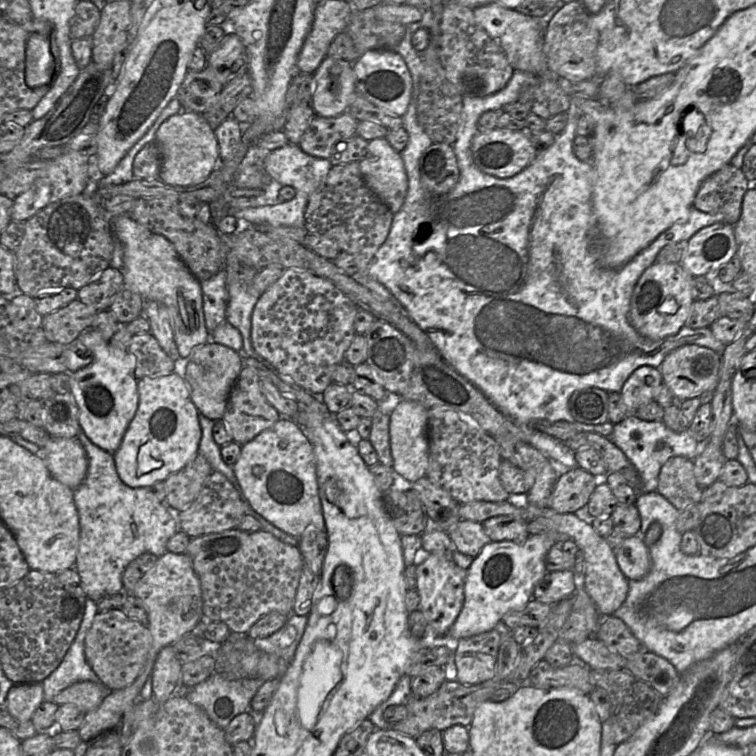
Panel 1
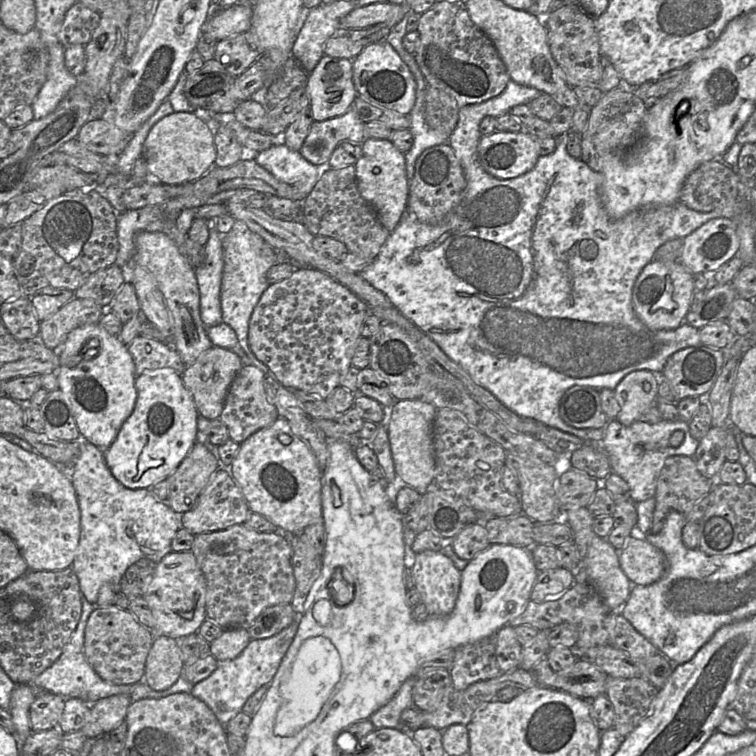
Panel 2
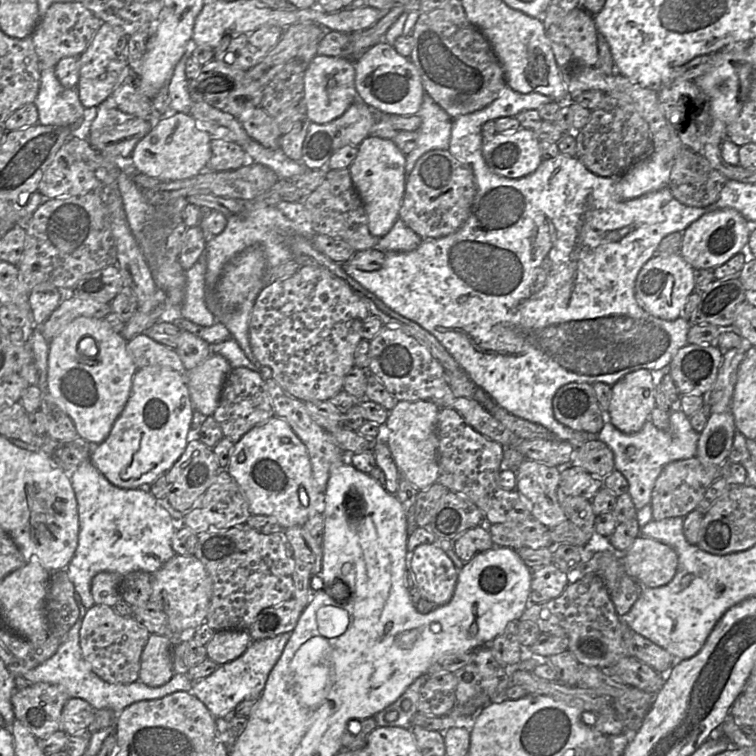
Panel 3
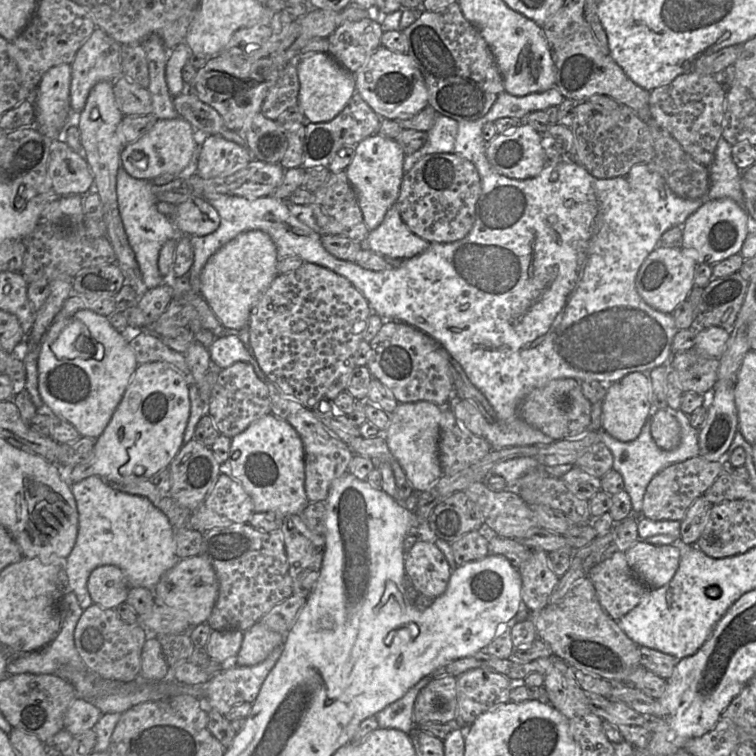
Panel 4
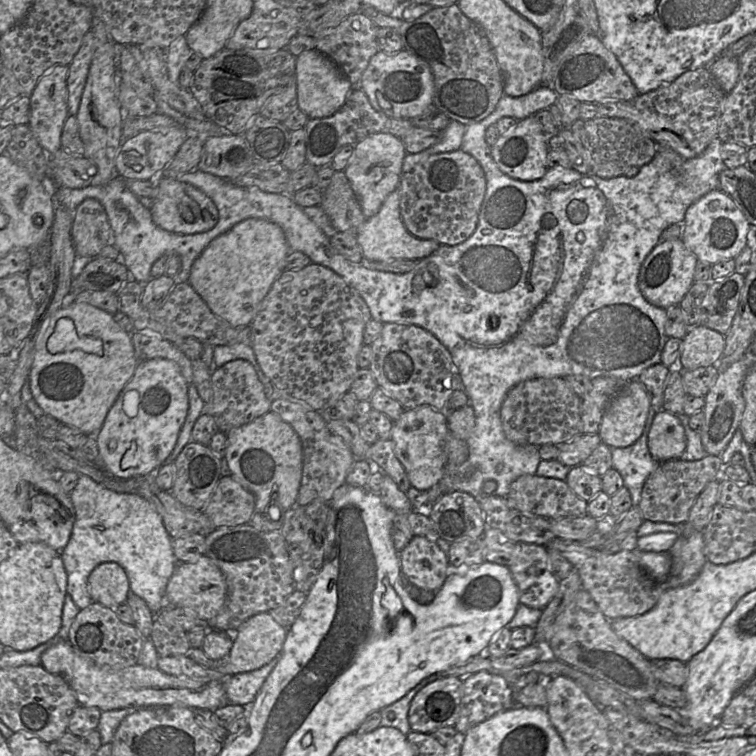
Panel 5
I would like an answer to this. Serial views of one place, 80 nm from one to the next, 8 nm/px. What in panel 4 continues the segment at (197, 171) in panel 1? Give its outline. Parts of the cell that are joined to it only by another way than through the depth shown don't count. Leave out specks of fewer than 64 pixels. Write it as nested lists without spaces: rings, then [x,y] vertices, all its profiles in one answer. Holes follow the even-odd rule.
[[[184,118],[158,119],[154,126],[141,138],[127,144],[120,153],[120,166],[133,178],[152,181],[164,174],[187,176],[196,174],[196,153],[199,136]]]

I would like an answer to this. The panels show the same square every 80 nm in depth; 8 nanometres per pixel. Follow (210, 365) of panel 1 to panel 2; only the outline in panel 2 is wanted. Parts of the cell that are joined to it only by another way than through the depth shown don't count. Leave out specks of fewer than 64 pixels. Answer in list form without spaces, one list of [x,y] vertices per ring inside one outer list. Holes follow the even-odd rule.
[[[218,346],[202,352],[190,366],[186,366],[182,376],[200,415],[209,420],[219,419],[229,388],[242,368],[242,362],[231,349]]]

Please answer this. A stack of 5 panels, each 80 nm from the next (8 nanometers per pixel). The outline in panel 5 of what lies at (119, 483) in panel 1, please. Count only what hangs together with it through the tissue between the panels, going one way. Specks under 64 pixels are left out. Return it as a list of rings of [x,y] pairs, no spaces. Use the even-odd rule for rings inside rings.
[[[86,475],[79,476],[77,485],[70,493],[70,498],[75,509],[75,522],[71,537],[61,551],[67,574],[67,594],[72,597],[80,610],[86,608],[93,602],[89,594],[90,574],[101,563],[116,562],[128,575],[131,594],[142,598],[151,612],[158,614],[166,602],[166,587],[178,561],[174,554],[173,539],[155,505],[137,494],[110,490]]]

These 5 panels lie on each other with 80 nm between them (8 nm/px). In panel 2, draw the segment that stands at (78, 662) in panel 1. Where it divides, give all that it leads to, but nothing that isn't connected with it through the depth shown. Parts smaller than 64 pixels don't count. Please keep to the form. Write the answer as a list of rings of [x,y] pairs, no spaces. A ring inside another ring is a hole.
[[[81,592],[82,612],[79,622],[69,640],[65,645],[60,657],[44,672],[37,676],[32,684],[38,690],[47,690],[64,698],[78,698],[86,703],[94,704],[95,702],[114,695],[125,694],[131,699],[131,702],[144,698],[159,699],[171,694],[186,692],[190,693],[193,685],[184,676],[179,679],[168,689],[163,691],[152,690],[144,682],[127,685],[114,685],[103,680],[90,666],[84,655],[84,634],[88,619],[95,609],[95,605],[88,602]]]

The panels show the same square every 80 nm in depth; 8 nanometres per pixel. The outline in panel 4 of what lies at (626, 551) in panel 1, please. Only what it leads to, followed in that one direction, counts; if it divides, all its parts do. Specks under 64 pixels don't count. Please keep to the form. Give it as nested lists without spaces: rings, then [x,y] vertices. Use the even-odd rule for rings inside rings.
[[[639,539],[626,552],[634,574],[650,589],[668,584],[680,563],[680,552],[674,545],[653,545]]]

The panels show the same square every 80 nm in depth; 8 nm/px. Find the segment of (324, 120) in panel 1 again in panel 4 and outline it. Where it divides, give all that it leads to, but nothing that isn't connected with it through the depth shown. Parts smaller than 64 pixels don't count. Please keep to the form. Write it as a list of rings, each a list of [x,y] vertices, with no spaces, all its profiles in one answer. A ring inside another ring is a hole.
[[[355,92],[343,110],[326,122],[305,122],[303,163],[305,169],[327,167],[333,156],[344,146],[355,147],[368,136],[378,133],[382,118]]]

